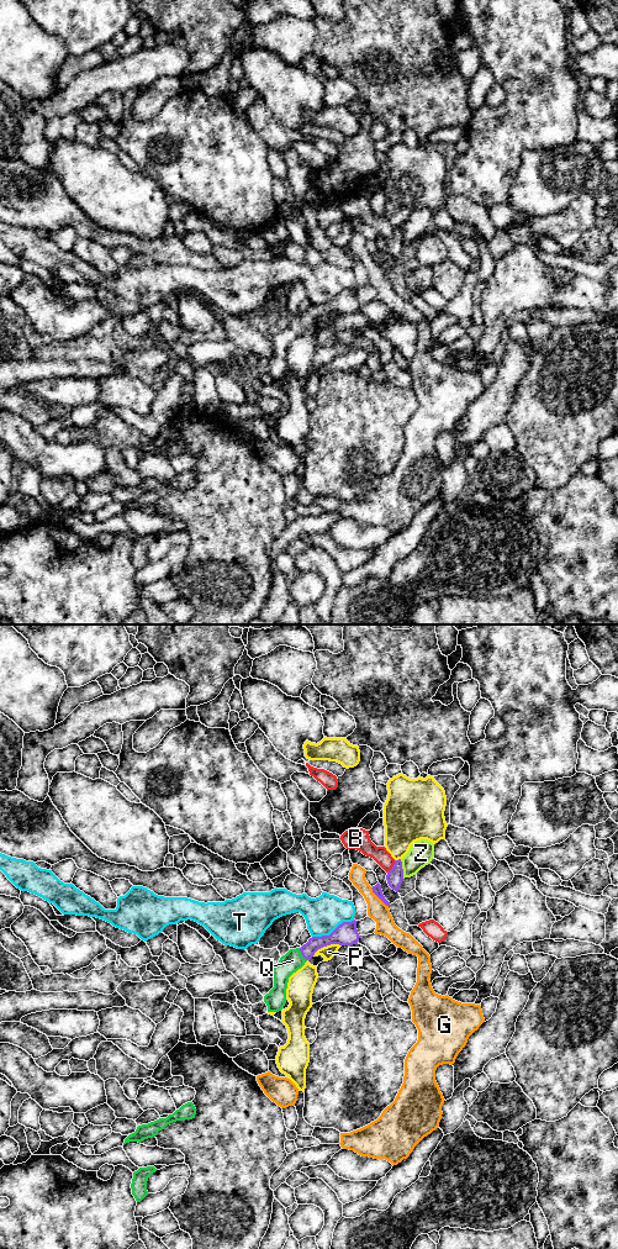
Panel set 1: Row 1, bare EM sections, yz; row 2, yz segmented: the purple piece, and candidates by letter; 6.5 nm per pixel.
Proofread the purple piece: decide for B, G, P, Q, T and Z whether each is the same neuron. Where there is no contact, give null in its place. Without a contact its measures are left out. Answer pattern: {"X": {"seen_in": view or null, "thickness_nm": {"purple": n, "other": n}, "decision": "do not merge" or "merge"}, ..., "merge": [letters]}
{"B": {"seen_in": "yz", "thickness_nm": {"purple": 110, "other": 120}, "decision": "do not merge"}, "G": {"seen_in": "yz", "thickness_nm": {"purple": 60, "other": 130}, "decision": "do not merge"}, "P": {"seen_in": "yz", "thickness_nm": {"purple": 140, "other": 90}, "decision": "do not merge"}, "Q": {"seen_in": "yz", "thickness_nm": {"purple": 90, "other": 140}, "decision": "merge"}, "T": {"seen_in": "yz", "thickness_nm": {"purple": 140, "other": 240}, "decision": "do not merge"}, "Z": {"seen_in": "yz", "thickness_nm": {"purple": 110, "other": 160}, "decision": "do not merge"}, "merge": ["Q"]}

